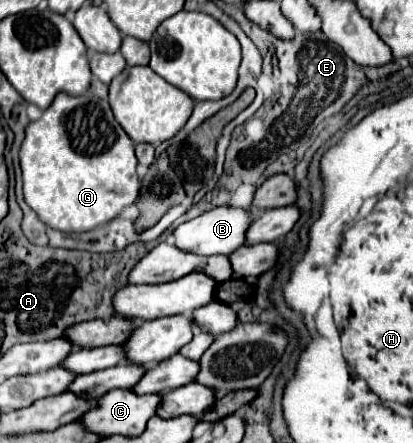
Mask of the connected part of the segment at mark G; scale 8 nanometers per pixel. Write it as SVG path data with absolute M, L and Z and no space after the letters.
M59 93L51 107L47 107L43 111L43 117L37 121L31 121L27 131L25 131L25 141L21 145L21 171L23 171L23 193L25 193L25 201L29 203L29 207L33 207L33 211L37 211L37 215L41 215L41 221L57 231L63 233L81 233L81 231L89 231L95 229L111 219L115 219L123 207L133 205L137 195L139 195L139 187L141 181L137 177L137 157L135 157L135 143L129 139L129 135L123 131L123 127L119 127L119 123L115 121L109 103L105 99L97 99L93 95L79 95L79 97L71 97L67 93Z

